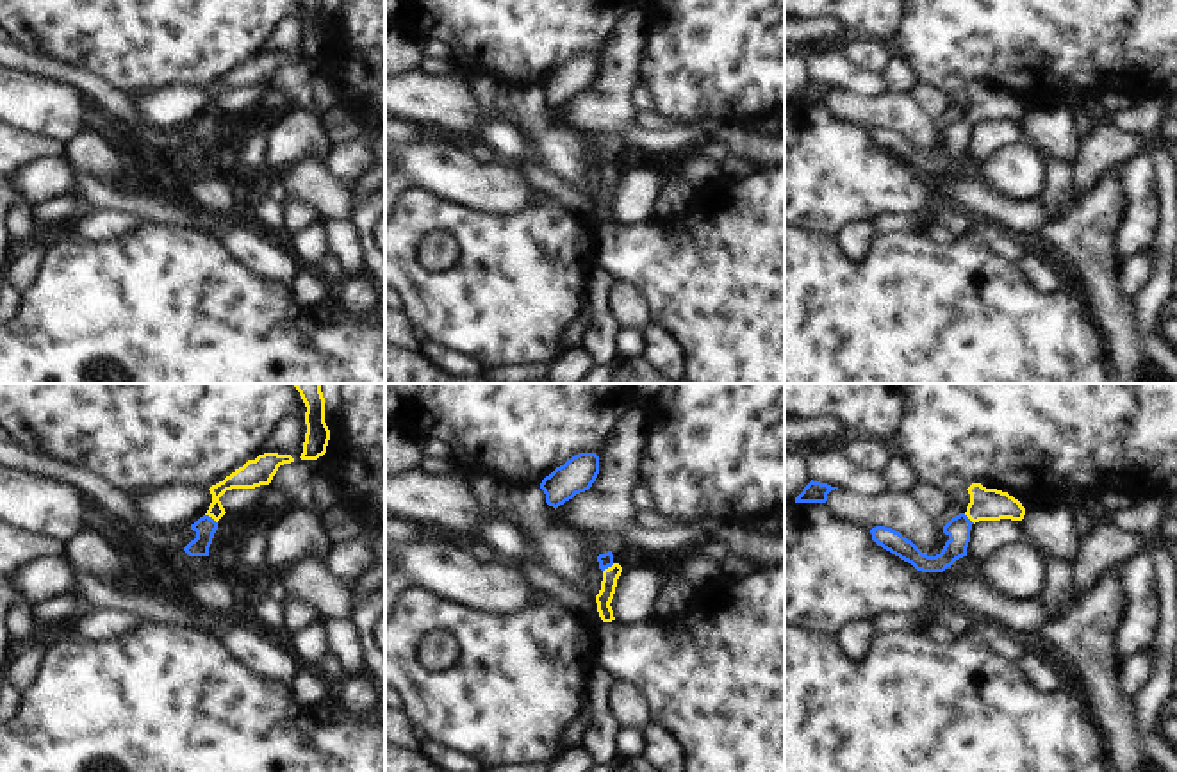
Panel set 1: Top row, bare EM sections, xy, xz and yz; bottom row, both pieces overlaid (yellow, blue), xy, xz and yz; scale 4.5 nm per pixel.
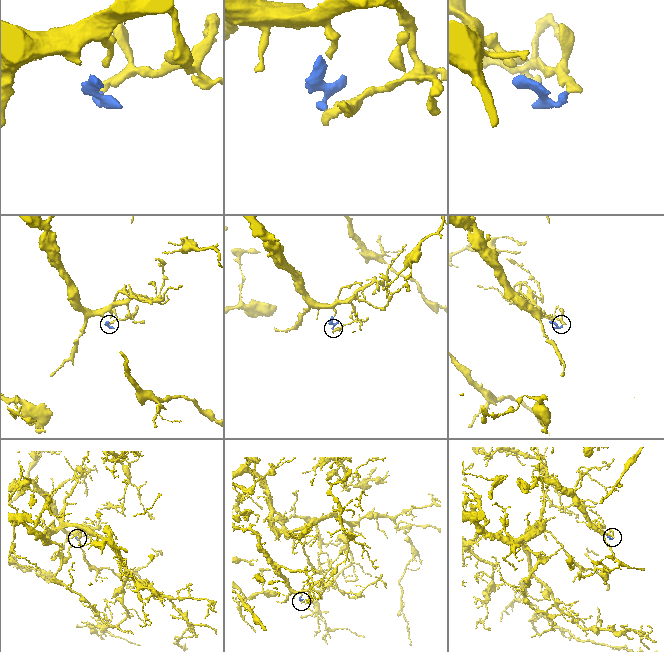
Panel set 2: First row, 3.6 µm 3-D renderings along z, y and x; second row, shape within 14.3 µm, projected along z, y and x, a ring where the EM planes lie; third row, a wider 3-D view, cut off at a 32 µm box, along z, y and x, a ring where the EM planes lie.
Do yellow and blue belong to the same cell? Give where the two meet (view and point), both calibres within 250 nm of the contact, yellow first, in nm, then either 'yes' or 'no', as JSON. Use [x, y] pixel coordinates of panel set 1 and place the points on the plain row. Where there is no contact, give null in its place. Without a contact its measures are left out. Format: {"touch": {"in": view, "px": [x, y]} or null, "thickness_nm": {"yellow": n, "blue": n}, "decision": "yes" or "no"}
{"touch": {"in": "xy", "px": [211, 116]}, "thickness_nm": {"yellow": 110, "blue": 100}, "decision": "yes"}

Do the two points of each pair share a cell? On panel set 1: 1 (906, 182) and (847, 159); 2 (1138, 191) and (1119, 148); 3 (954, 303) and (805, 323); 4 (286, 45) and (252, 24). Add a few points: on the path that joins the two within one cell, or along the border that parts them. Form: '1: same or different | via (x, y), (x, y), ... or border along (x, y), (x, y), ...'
1: same | via (892, 182), (872, 182), (862, 173)
2: different | border along (1147, 152), (1122, 159), (1108, 170)
3: same | via (917, 323), (842, 323)
4: different | border along (289, 18), (279, 27), (264, 52)

